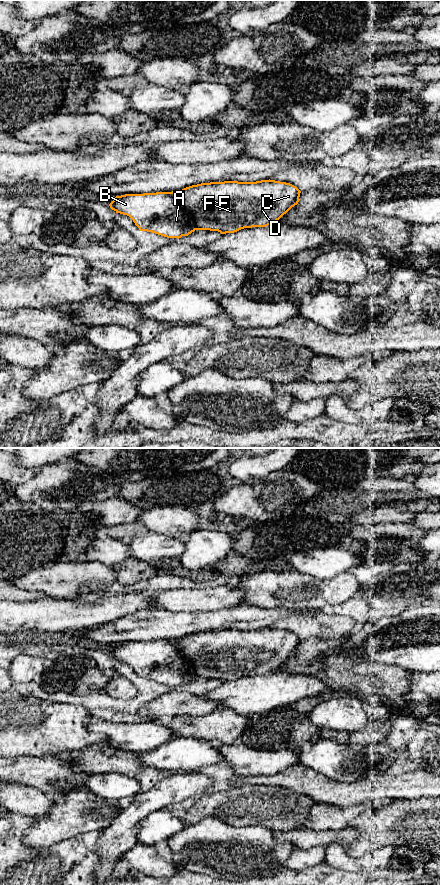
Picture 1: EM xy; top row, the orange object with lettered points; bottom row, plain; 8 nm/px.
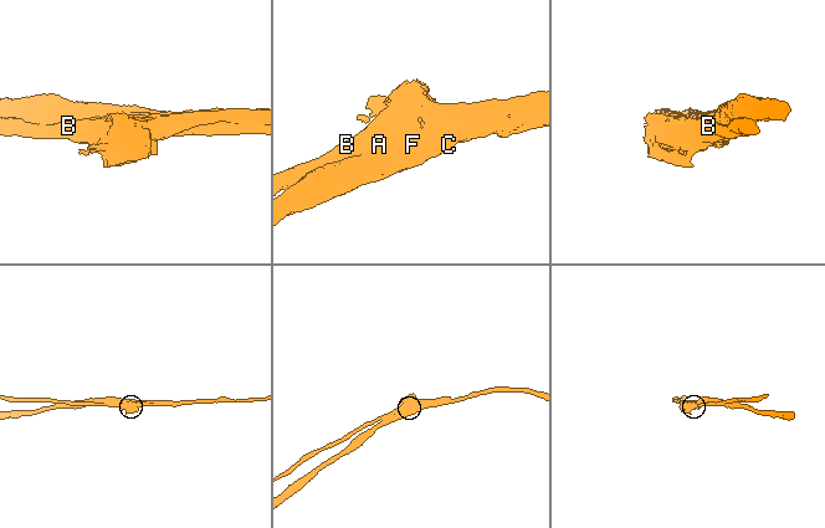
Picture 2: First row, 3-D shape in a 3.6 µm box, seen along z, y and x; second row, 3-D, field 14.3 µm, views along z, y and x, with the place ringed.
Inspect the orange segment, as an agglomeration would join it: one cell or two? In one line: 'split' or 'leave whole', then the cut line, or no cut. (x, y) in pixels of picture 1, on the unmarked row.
split | xy (176, 640), (175, 644), (180, 653), (197, 677)

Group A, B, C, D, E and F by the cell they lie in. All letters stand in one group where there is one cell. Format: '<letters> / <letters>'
A B / C D E F

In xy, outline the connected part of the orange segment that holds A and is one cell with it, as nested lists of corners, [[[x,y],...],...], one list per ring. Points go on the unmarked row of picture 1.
[[[176,641],[125,642],[116,644],[109,654],[116,661],[129,664],[140,679],[179,687],[197,677]]]

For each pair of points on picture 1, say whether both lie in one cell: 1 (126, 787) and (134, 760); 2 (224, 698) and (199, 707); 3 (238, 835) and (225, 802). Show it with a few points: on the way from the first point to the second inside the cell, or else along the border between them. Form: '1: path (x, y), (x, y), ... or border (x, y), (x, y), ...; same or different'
1: border (106, 772), (118, 772), (132, 777); different
2: border (203, 697), (215, 701), (220, 707); different
3: border (214, 816), (235, 826), (258, 825); different

